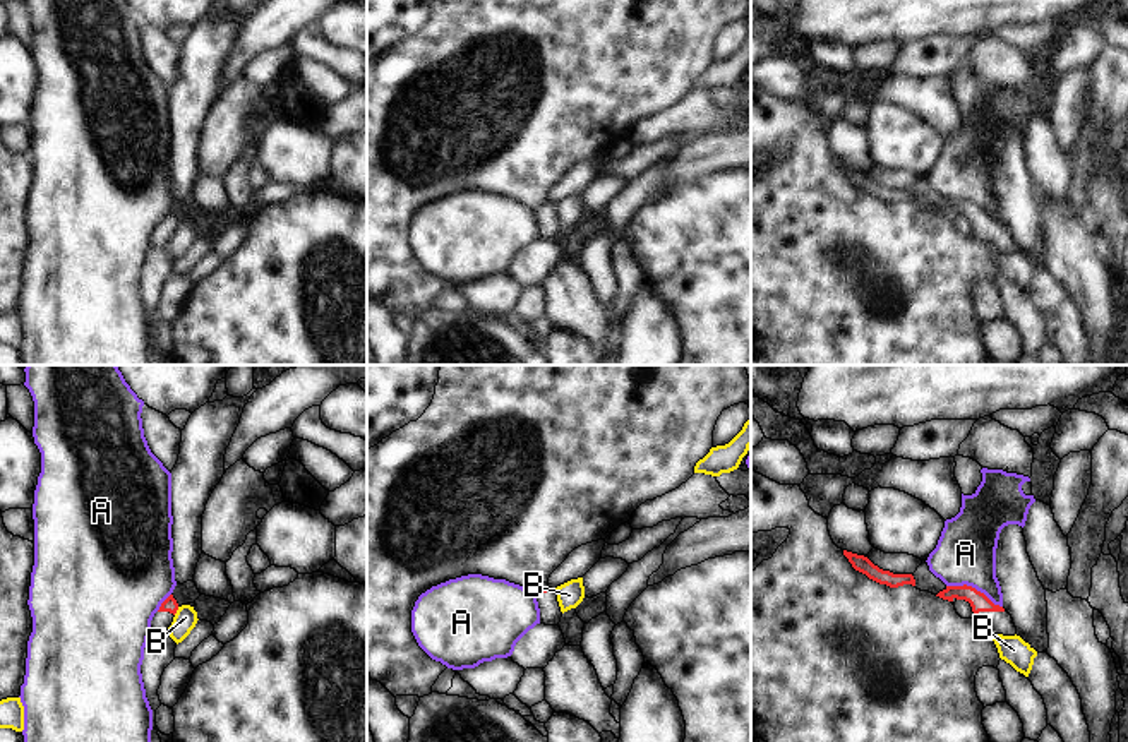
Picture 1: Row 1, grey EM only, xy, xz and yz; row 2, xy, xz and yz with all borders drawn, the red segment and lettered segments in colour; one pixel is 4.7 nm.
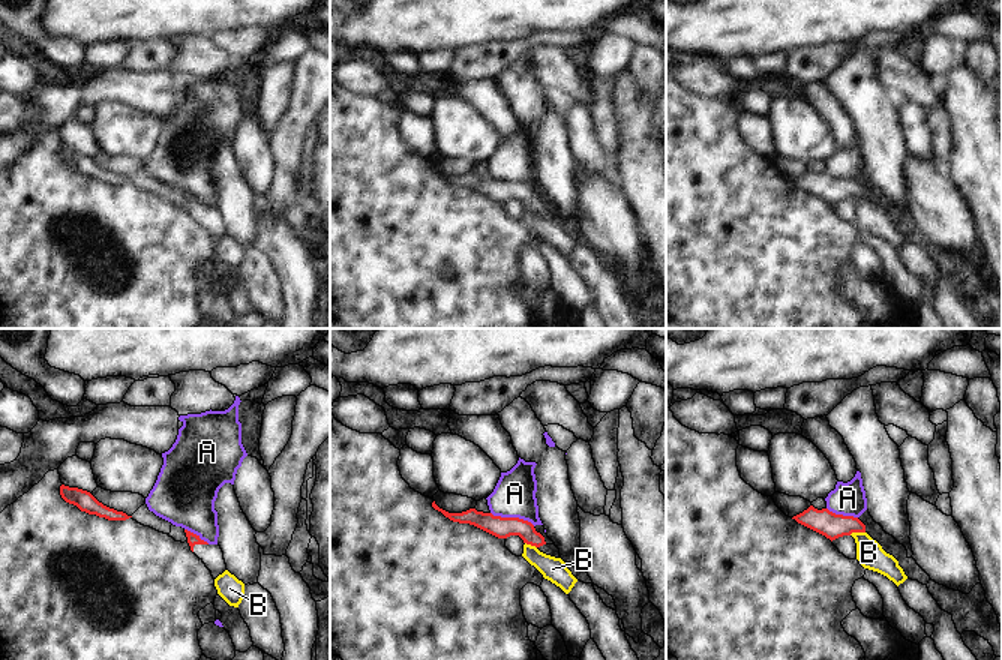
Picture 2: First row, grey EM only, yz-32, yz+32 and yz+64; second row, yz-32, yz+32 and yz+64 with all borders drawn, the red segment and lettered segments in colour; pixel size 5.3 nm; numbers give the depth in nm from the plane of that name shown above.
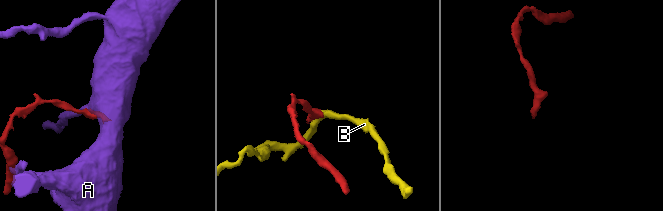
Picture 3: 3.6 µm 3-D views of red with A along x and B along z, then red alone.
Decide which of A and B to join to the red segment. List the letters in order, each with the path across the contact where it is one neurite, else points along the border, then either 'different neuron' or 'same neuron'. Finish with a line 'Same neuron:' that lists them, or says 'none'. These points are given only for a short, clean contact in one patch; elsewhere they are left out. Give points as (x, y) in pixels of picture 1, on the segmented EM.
A: along yz (947, 585), (971, 585), (1002, 607) | different neuron
B: along xy (179, 607), (174, 614) | different neuron
Same neuron: none

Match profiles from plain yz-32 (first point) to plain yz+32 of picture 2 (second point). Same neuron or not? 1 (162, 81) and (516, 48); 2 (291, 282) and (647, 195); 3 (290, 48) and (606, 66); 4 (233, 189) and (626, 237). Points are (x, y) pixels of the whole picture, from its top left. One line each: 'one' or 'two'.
1: two
2: two
3: one
4: two

